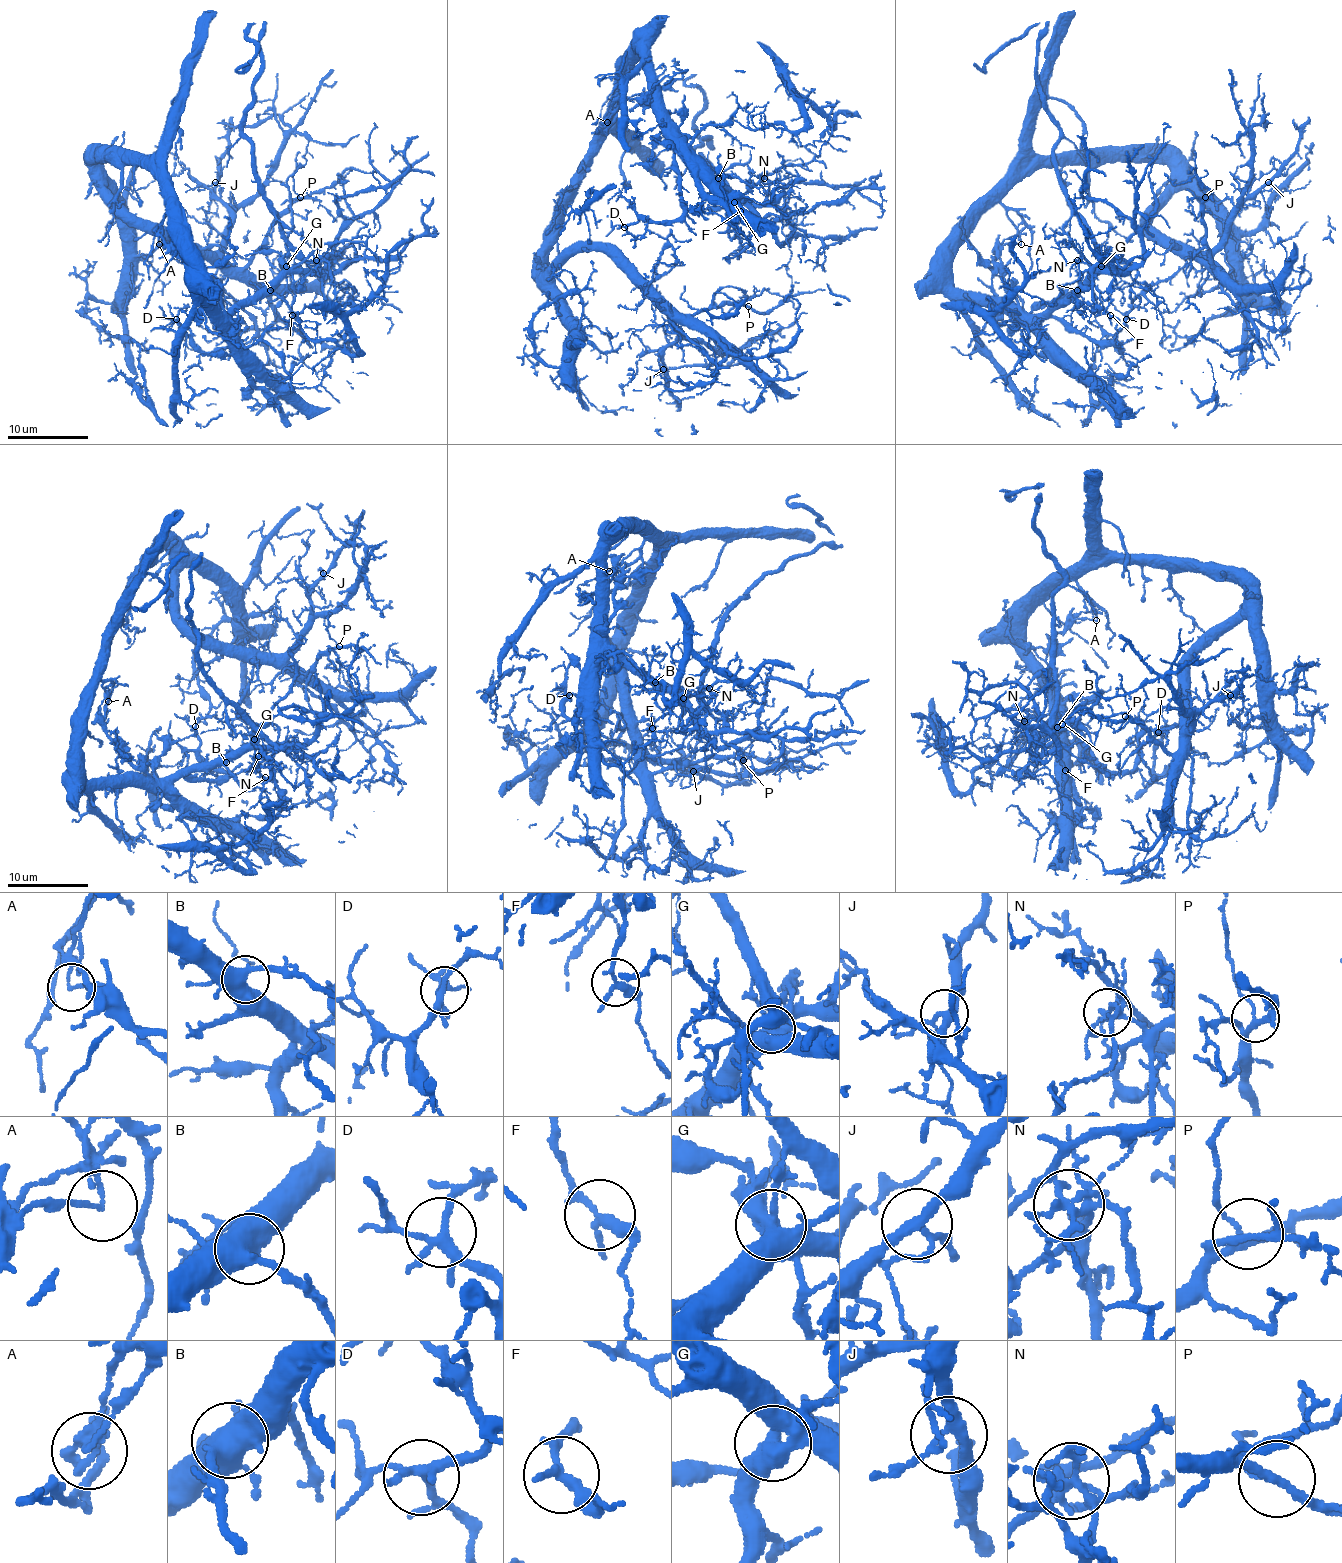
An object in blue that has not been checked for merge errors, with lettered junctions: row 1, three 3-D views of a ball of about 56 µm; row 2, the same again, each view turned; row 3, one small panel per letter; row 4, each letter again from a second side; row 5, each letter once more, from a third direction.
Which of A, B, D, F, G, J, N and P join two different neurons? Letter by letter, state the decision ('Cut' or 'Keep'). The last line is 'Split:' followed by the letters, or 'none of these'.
A: Cut
B: Keep
D: Keep
F: Keep
G: Cut
J: Keep
N: Cut
P: Keep
Split: A, G, N

